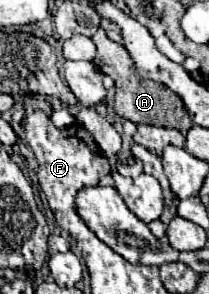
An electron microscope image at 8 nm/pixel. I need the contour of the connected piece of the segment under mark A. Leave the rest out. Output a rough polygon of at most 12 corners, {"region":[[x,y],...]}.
{"region":[[99,29],[93,65],[115,81],[113,109],[133,123],[193,122],[177,93],[143,79],[121,43]]}

